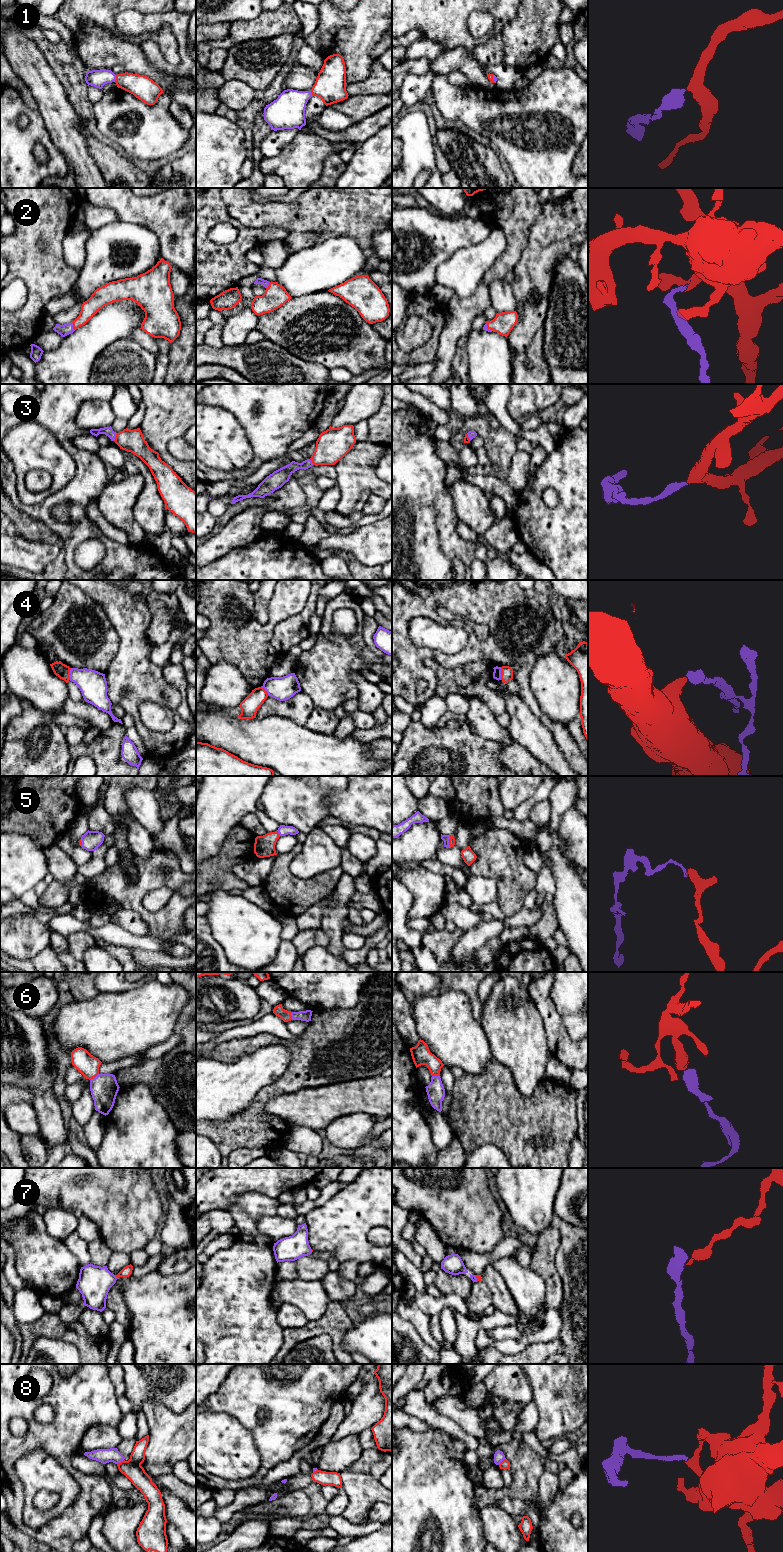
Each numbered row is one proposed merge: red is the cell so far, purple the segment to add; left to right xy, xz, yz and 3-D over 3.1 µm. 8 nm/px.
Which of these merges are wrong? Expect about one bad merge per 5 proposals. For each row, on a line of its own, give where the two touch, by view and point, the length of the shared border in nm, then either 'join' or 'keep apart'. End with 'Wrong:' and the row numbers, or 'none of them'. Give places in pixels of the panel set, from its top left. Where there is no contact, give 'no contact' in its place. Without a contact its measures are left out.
1: contact xy (116, 78); length 60 nm; join
2: contact xy (73, 326); length 80 nm; join
3: contact xy (115, 437); length 70 nm; join
4: contact yz (501, 673); length 110 nm; keep apart
5: contact yz (449, 841); length 100 nm; join
6: contact xy (94, 1077); length 90 nm; join
7: contact xy (116, 1276); length 40 nm; join
8: contact yz (502, 1461); length 80 nm; keep apart
Wrong: 4, 8

